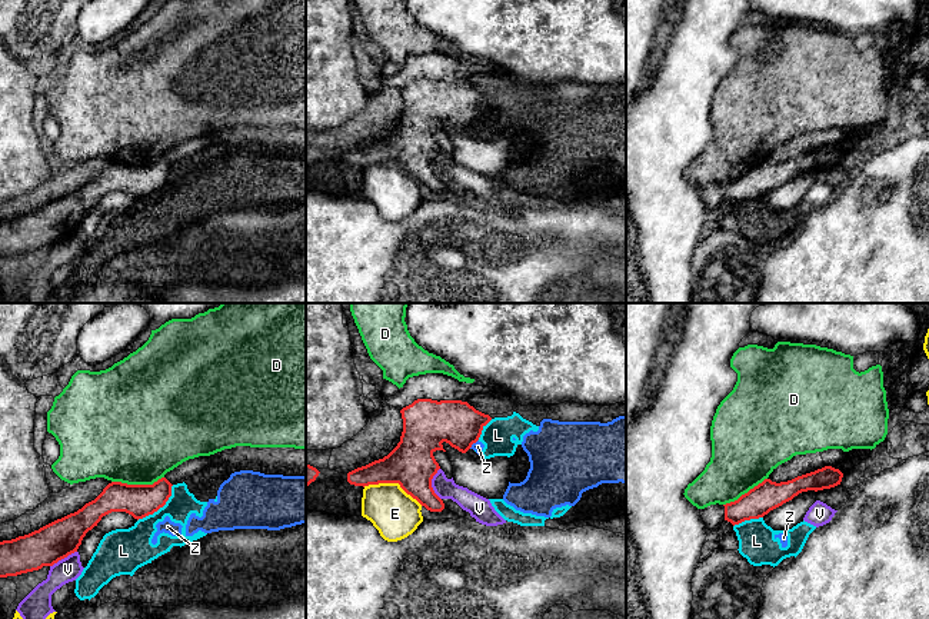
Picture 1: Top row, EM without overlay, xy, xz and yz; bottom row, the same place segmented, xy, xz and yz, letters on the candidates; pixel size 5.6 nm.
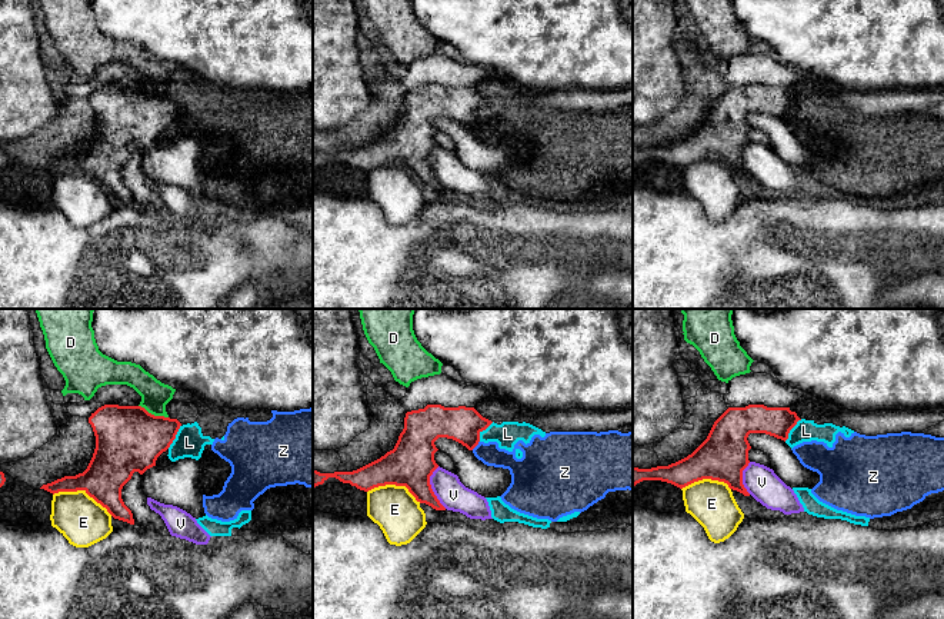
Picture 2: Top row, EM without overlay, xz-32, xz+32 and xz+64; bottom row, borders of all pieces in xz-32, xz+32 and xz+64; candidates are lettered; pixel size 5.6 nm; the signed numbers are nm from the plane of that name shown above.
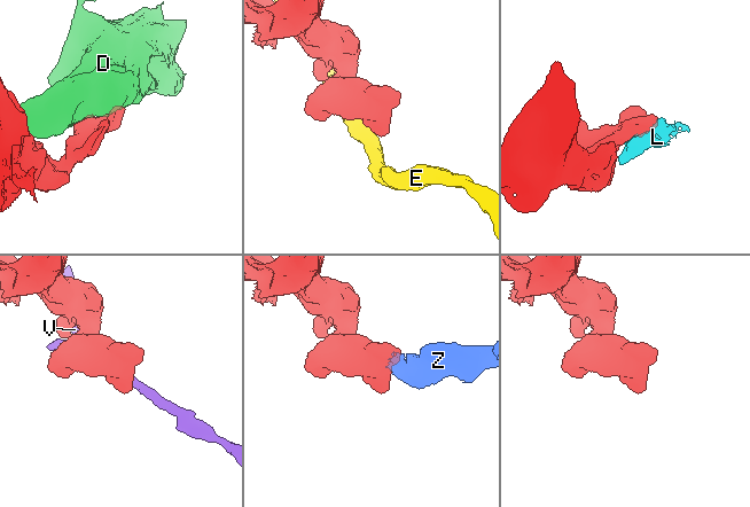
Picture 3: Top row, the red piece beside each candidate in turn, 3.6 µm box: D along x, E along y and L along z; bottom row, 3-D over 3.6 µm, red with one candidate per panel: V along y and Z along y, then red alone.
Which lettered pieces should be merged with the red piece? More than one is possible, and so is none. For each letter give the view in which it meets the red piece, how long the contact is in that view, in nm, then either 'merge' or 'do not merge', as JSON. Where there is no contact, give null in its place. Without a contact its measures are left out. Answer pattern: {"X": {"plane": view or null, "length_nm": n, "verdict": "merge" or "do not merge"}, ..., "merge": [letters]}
{"D": {"plane": "xy", "length_nm": 300, "verdict": "do not merge"}, "E": {"plane": "xz", "length_nm": 360, "verdict": "do not merge"}, "L": {"plane": "xy", "length_nm": 300, "verdict": "do not merge"}, "V": {"plane": "xz", "length_nm": 180, "verdict": "do not merge"}, "Z": {"plane": "xz", "length_nm": 80, "verdict": "do not merge"}, "merge": []}

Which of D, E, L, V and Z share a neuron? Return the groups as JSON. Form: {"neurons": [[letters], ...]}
{"neurons": [["D"], ["E"], ["L", "Z"], ["V"]]}

